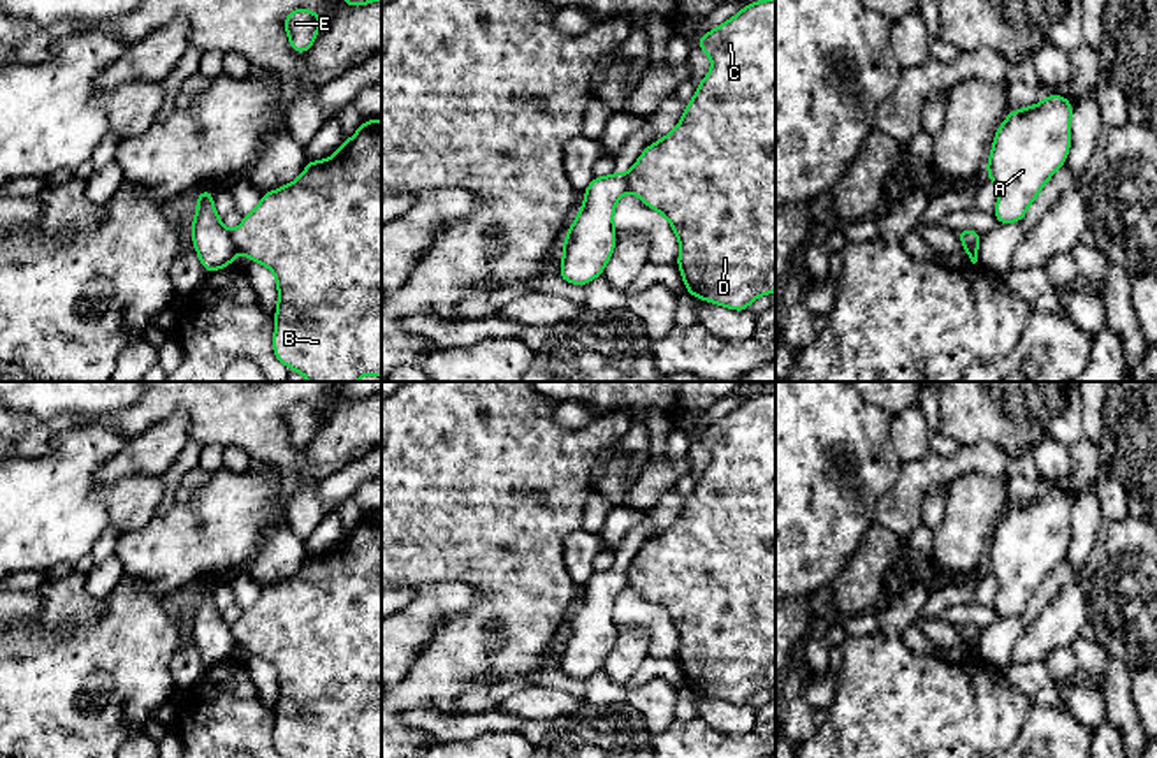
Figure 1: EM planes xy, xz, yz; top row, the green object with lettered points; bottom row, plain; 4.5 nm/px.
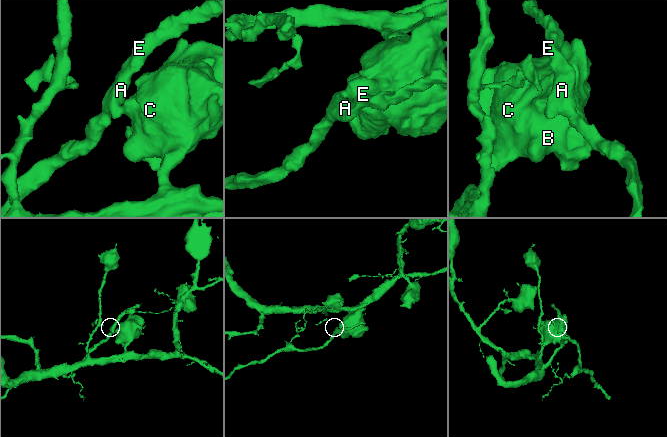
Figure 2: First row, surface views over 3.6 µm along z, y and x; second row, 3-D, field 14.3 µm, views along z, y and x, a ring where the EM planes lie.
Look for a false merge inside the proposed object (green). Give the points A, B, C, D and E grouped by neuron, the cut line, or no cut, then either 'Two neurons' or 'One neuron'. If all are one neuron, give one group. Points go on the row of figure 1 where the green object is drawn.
Groups: A E / B C D. Split along xy (229, 233), (238, 250). Two neurons

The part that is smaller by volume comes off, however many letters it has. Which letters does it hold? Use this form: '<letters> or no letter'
A, E

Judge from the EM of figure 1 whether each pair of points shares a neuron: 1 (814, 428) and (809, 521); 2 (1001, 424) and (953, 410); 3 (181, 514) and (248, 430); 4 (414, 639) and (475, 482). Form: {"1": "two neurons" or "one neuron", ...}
{"1": "one neuron", "2": "one neuron", "3": "two neurons", "4": "two neurons"}

